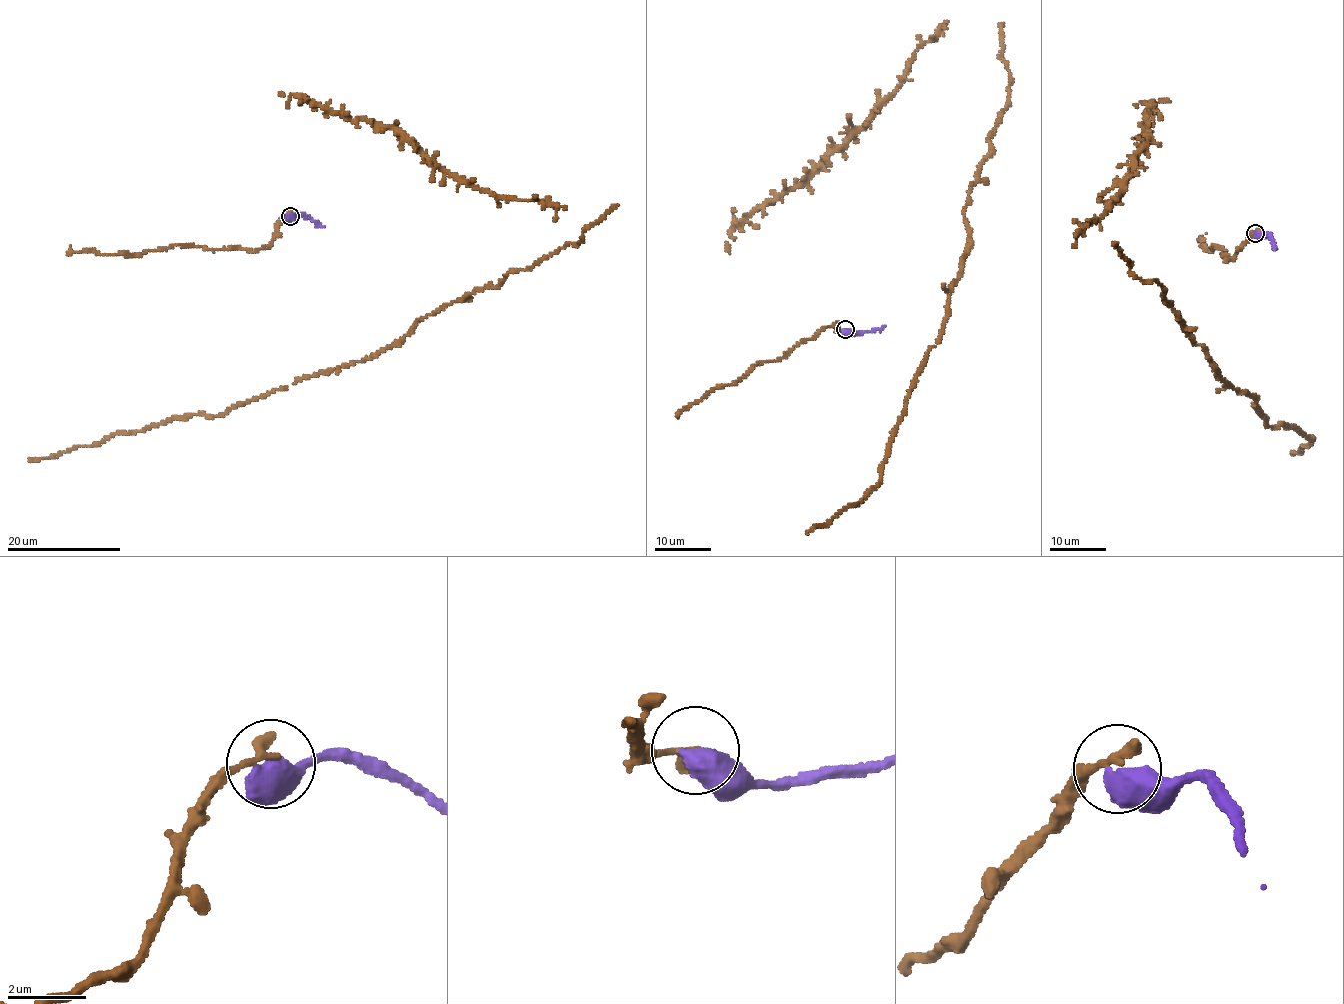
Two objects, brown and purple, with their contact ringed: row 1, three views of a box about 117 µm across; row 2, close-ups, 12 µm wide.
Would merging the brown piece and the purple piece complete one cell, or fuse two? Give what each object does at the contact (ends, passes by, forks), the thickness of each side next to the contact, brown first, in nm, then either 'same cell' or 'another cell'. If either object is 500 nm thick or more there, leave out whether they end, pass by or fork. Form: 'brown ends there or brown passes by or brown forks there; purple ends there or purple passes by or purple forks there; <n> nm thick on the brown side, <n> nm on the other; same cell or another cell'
300 nm thick on the brown side, 650 nm on the other; another cell

